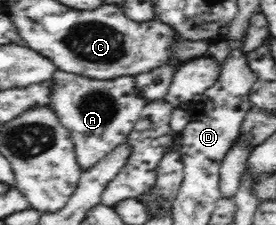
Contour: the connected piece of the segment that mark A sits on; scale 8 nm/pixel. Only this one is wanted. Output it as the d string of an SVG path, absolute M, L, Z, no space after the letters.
M57 70L50 81L50 108L71 134L81 171L93 167L121 143L126 143L126 137L133 131L147 103L137 92L135 76L132 75L98 80Z

